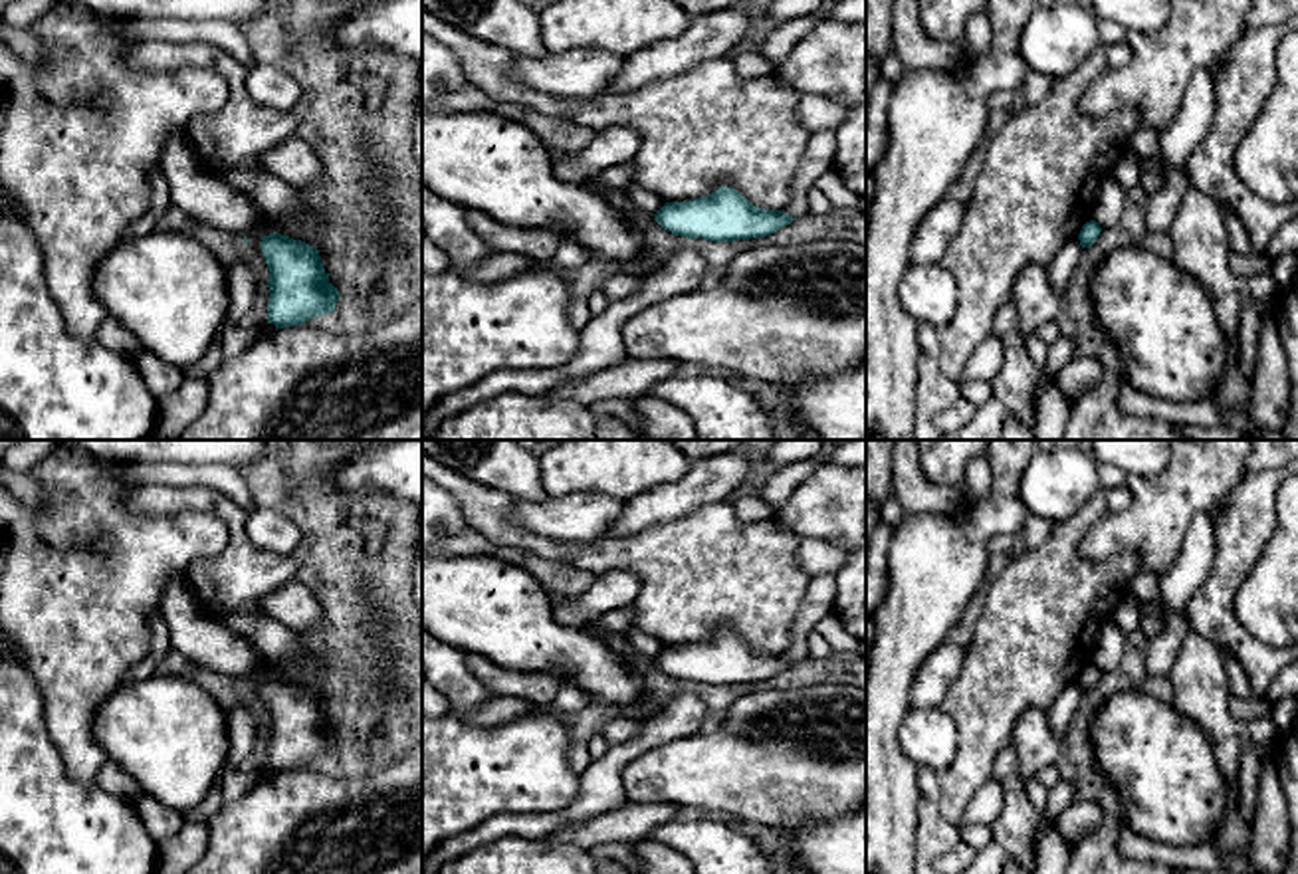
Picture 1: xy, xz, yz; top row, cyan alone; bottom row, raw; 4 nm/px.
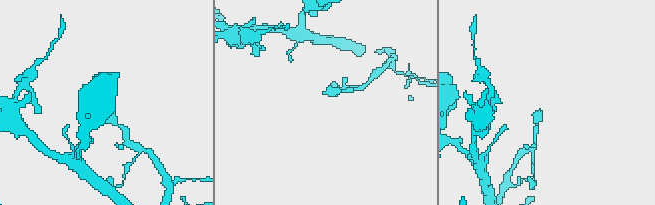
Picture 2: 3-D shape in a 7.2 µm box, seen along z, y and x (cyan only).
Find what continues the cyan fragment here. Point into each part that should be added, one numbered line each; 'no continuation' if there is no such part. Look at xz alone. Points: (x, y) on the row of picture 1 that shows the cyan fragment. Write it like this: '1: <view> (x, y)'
no continuation

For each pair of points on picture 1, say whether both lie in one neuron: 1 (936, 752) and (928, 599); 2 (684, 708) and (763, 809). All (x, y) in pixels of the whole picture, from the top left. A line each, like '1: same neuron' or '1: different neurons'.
1: different neurons
2: different neurons

